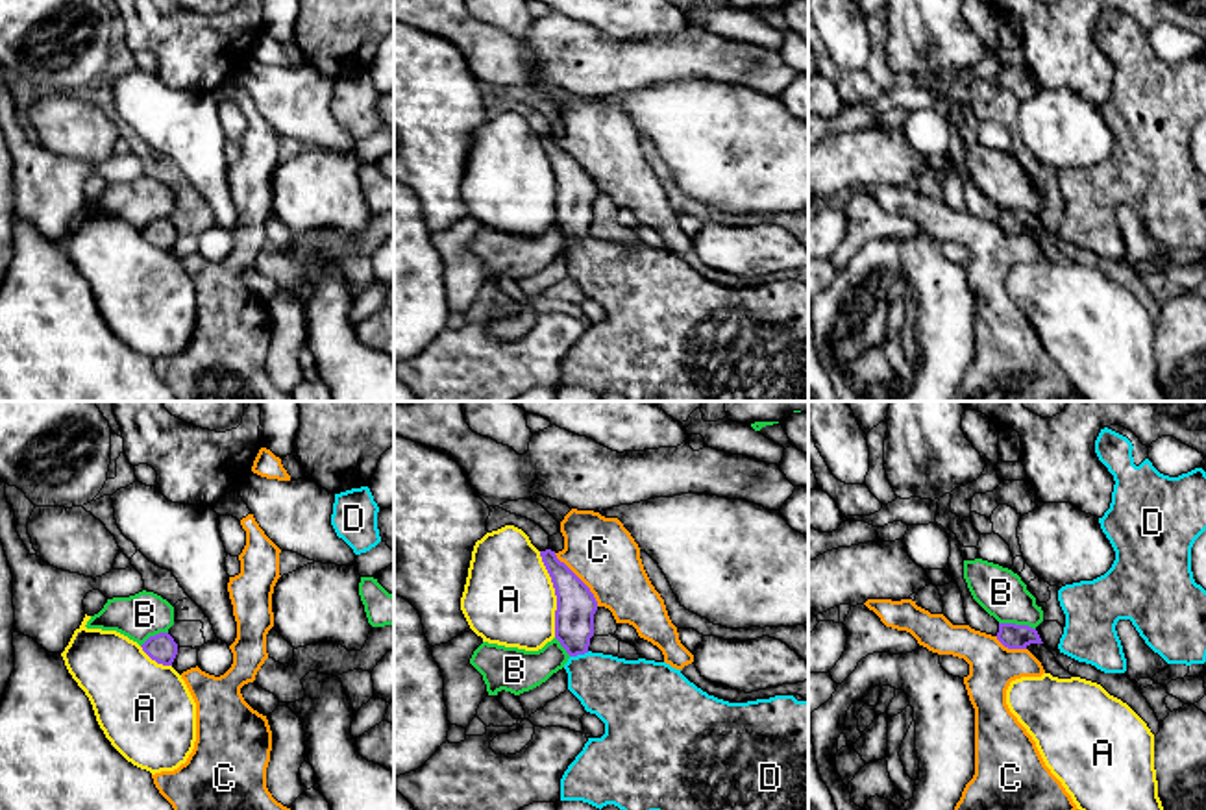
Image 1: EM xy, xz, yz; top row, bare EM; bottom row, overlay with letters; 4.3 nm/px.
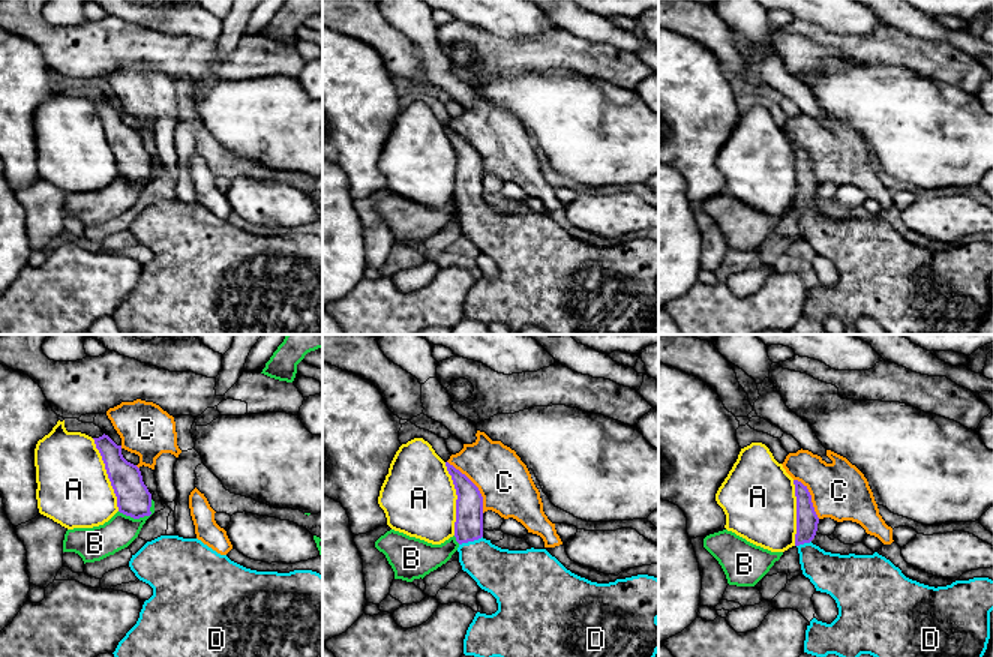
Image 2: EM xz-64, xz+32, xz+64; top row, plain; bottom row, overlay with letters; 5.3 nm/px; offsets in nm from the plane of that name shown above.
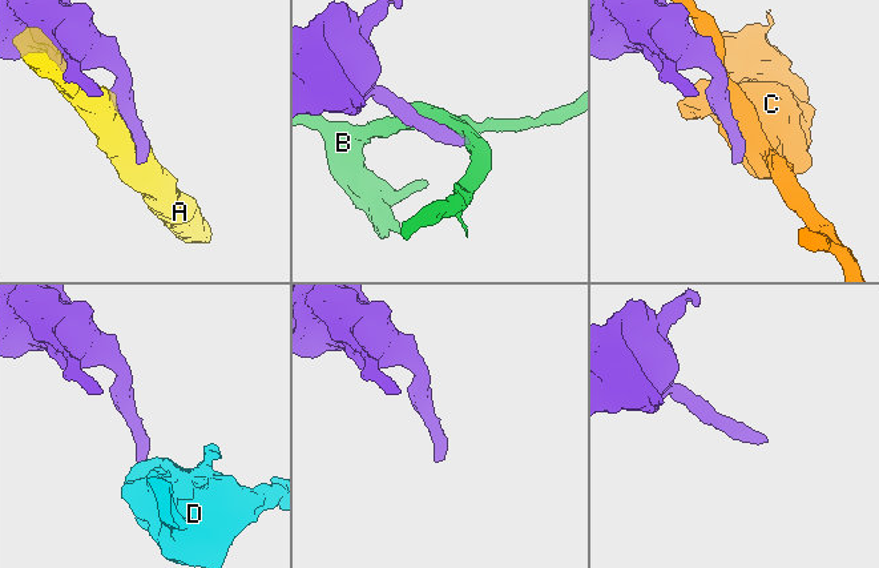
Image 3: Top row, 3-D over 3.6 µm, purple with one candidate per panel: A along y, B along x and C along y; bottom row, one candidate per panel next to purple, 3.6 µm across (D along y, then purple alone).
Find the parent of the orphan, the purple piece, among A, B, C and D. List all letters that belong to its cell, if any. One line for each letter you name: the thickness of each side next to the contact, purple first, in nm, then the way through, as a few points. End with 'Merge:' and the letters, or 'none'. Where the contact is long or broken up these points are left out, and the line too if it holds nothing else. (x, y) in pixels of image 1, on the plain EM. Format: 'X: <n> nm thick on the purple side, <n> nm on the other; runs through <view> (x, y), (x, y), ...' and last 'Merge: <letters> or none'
D: 180 nm thick on the purple side, 300 nm on the other; runs through xz (576, 191), (579, 239), (620, 278)
Merge: D

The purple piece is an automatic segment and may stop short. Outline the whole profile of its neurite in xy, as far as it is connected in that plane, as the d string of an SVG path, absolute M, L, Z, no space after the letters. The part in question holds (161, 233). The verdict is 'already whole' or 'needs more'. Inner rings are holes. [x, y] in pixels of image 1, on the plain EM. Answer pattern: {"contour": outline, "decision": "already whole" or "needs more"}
{"contour": "M168 218L150 222L141 233L152 246L163 252L172 252L178 240L178 229Z", "decision": "already whole"}

